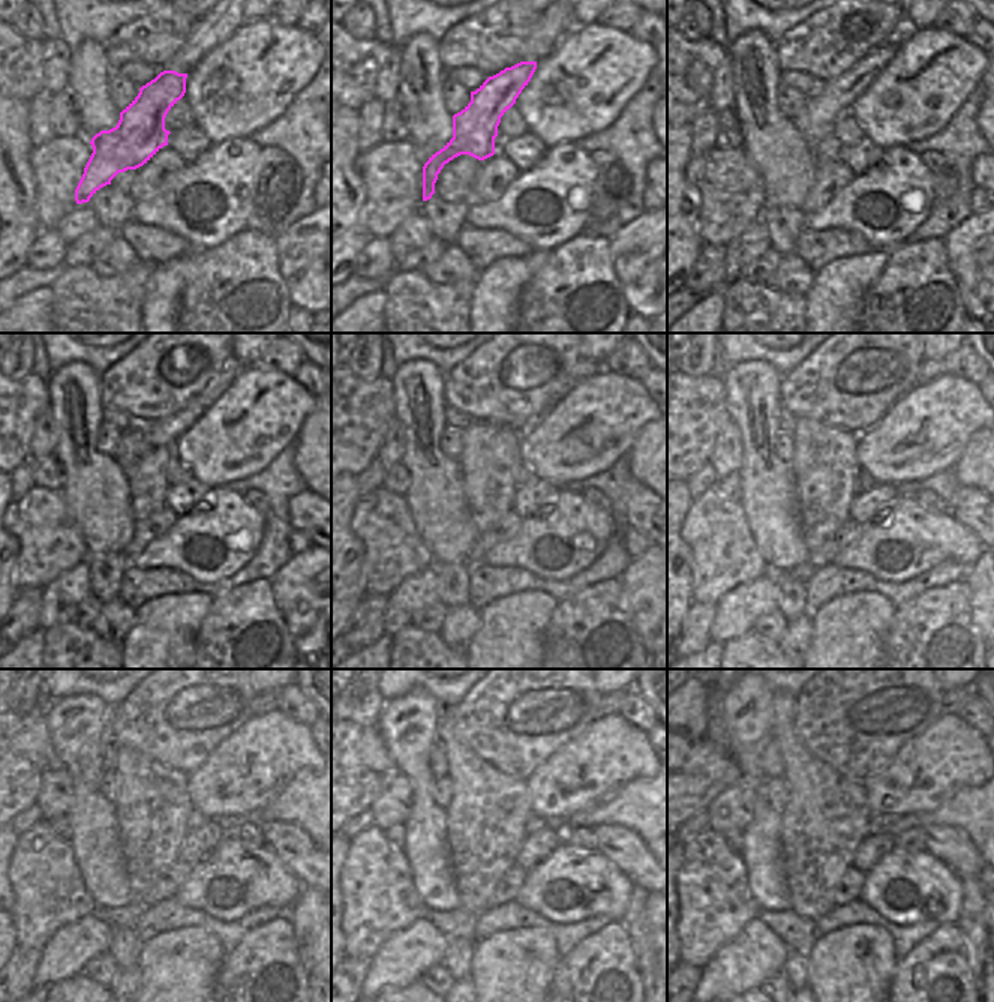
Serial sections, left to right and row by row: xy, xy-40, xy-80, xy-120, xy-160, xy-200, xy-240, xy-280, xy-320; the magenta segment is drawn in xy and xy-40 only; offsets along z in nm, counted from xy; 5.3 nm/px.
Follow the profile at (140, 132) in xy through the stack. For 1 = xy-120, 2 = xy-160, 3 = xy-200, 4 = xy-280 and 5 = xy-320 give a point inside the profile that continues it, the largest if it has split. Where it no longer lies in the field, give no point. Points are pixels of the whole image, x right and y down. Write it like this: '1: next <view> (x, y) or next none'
1: next xy-120 (167, 431)
2: next xy-160 (585, 368)
3: next xy-200 (930, 368)
4: next xy-280 (610, 702)
5: next xy-320 (952, 699)

